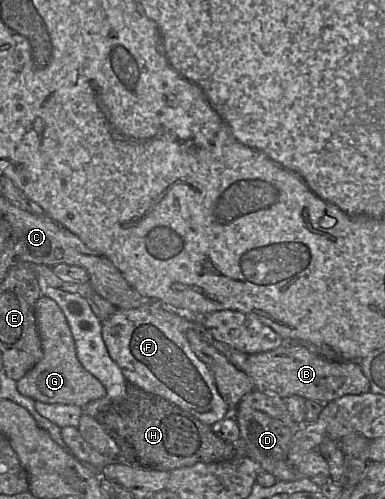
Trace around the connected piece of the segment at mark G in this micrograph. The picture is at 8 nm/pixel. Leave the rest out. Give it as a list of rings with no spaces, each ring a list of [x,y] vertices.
[[[43,295],[35,304],[35,316],[43,356],[24,377],[16,382],[18,392],[35,402],[75,405],[81,408],[89,402],[105,397],[104,386],[78,361],[72,332],[59,305],[53,299]]]

